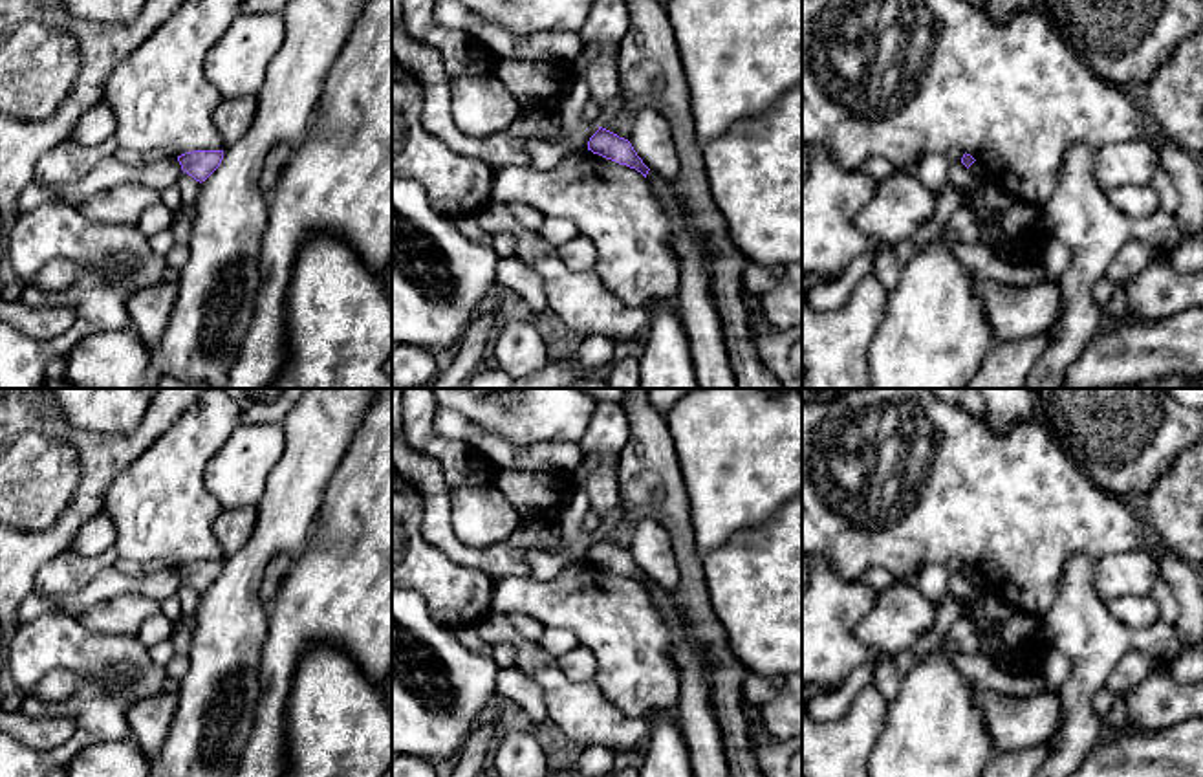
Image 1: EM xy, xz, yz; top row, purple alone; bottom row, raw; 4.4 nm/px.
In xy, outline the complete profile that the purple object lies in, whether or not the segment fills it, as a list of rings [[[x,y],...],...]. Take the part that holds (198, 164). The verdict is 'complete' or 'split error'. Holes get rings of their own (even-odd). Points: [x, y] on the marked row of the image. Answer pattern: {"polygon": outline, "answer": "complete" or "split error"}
{"polygon": [[[192,150],[178,156],[181,170],[196,181],[205,181],[222,163],[223,150]]], "answer": "complete"}

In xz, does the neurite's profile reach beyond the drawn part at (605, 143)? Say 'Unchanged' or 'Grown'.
Unchanged

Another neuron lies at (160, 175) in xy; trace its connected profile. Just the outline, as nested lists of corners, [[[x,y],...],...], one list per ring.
[[[119,158],[103,159],[86,176],[66,185],[46,185],[57,198],[68,205],[77,205],[88,196],[119,183],[141,183],[156,191],[176,185],[181,165],[178,158],[156,159],[132,167]]]

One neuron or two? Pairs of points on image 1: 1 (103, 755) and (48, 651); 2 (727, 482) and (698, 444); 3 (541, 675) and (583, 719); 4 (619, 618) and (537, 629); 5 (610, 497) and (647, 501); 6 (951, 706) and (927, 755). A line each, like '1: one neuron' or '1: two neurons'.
1: two neurons
2: one neuron
3: one neuron
4: two neurons
5: two neurons
6: one neuron

